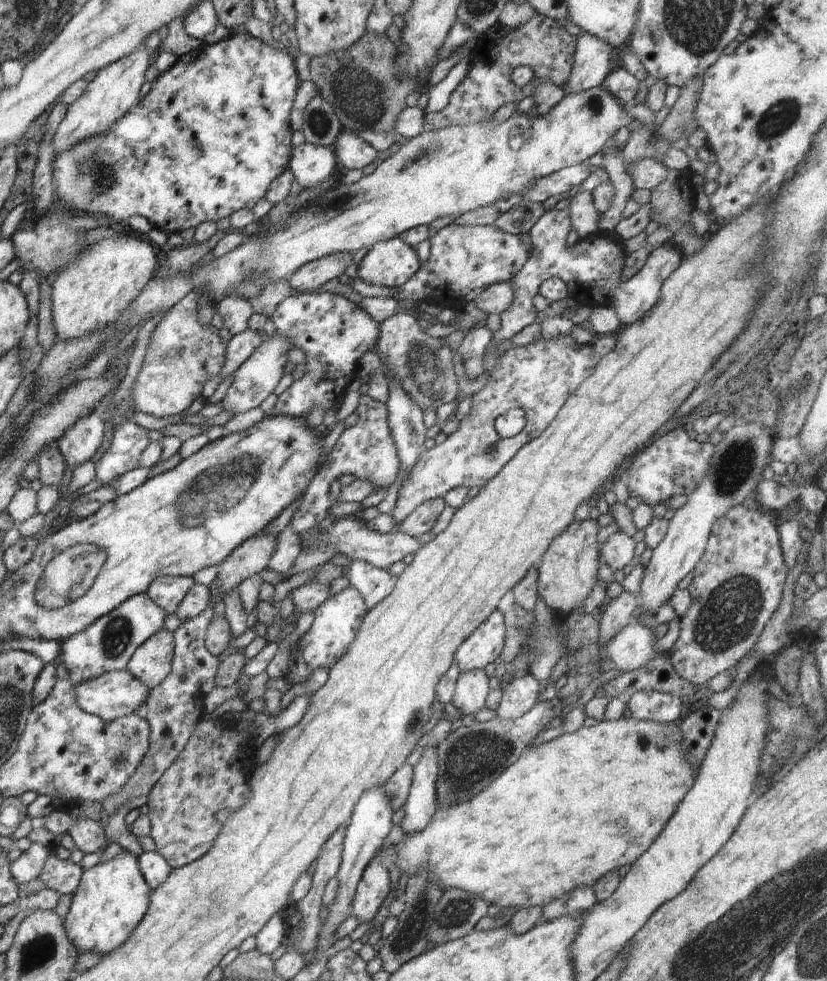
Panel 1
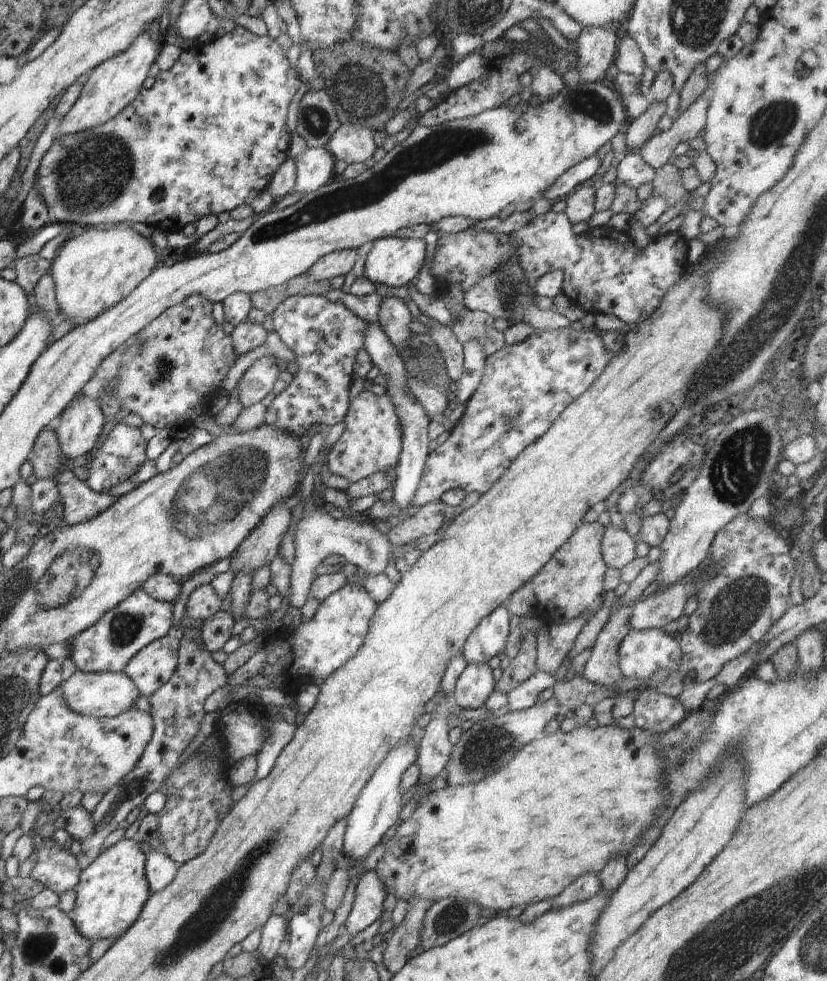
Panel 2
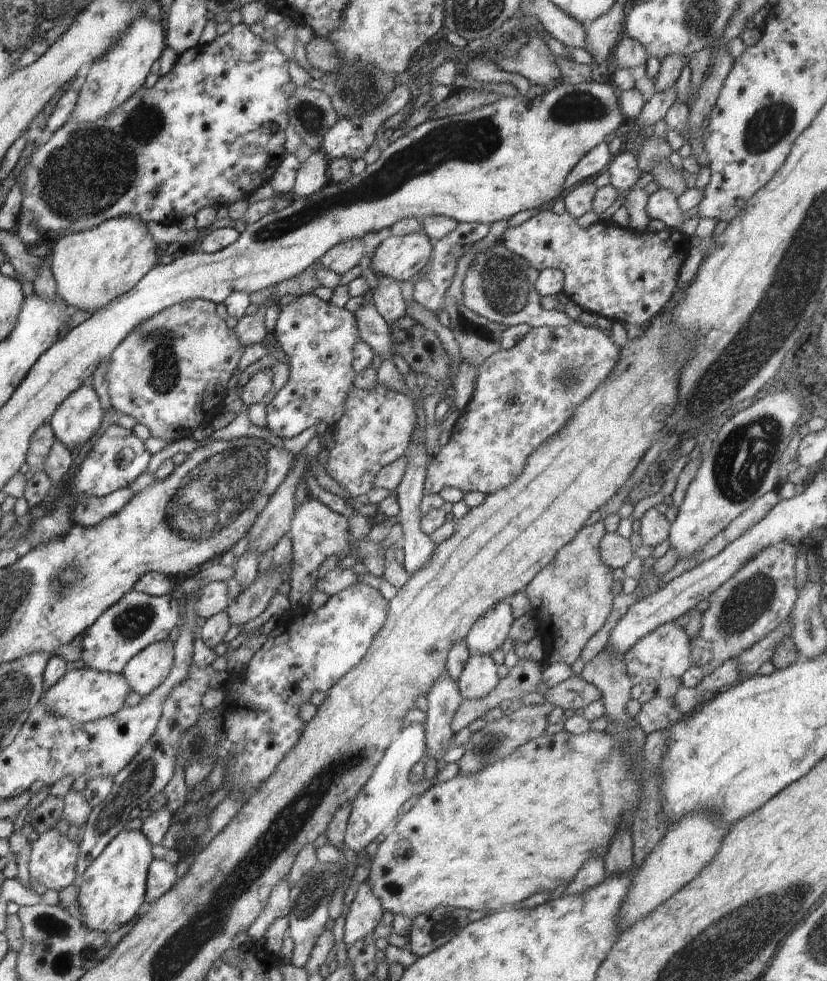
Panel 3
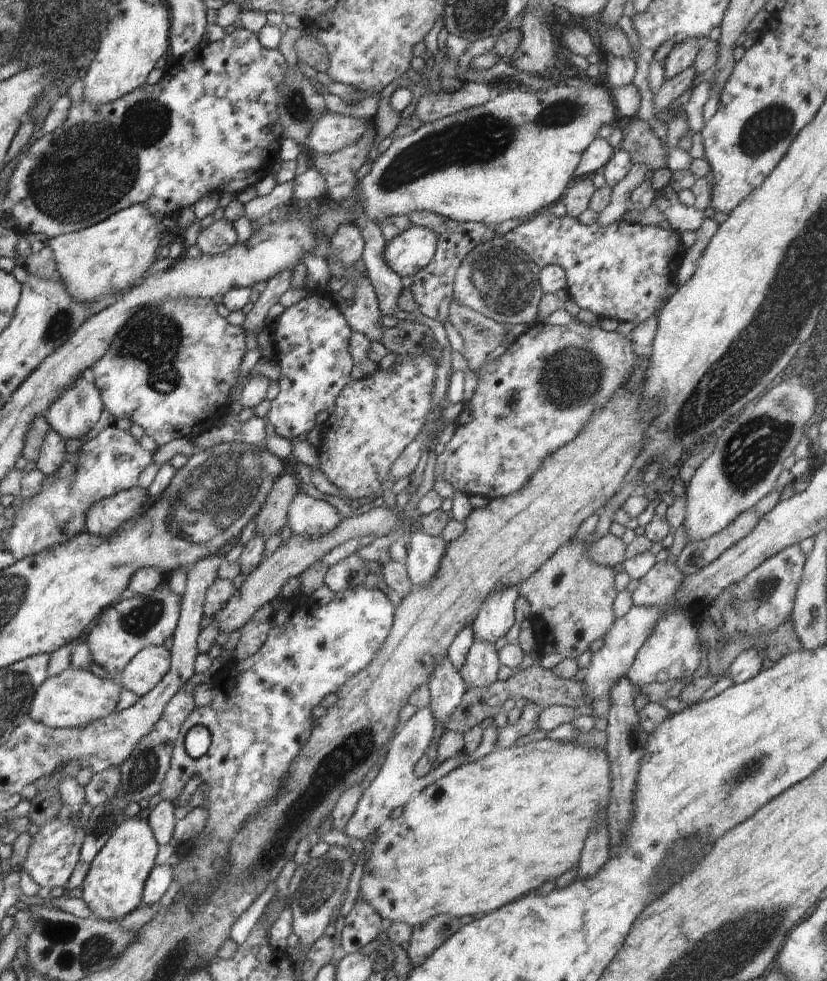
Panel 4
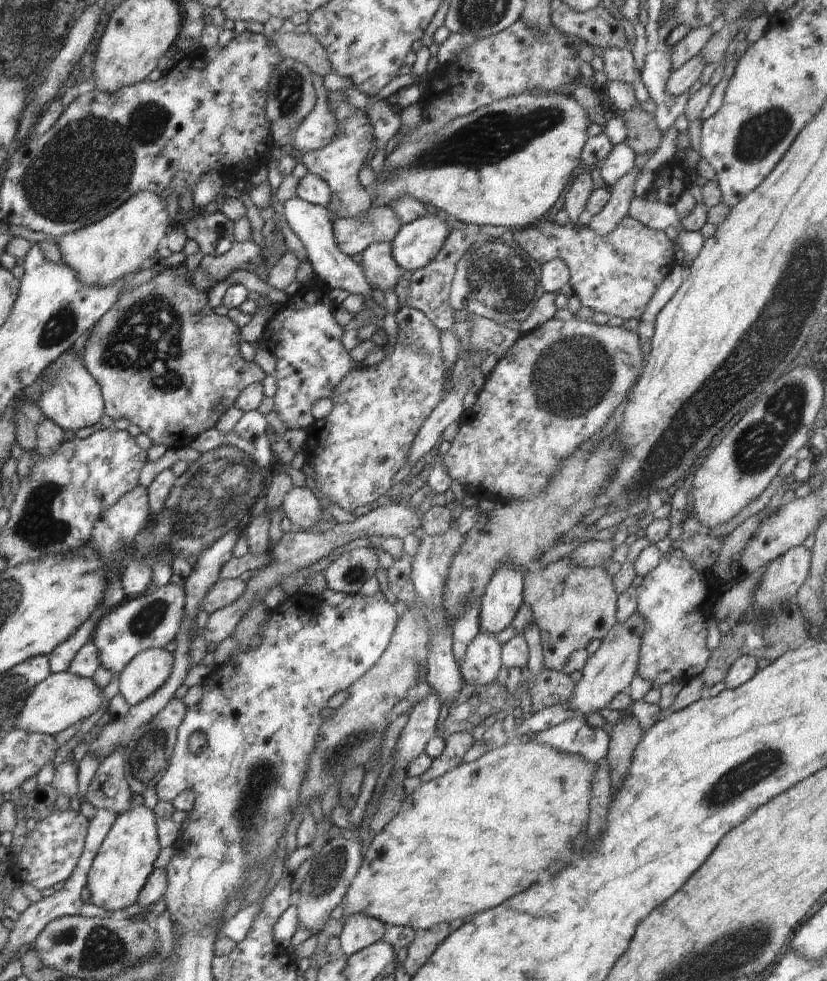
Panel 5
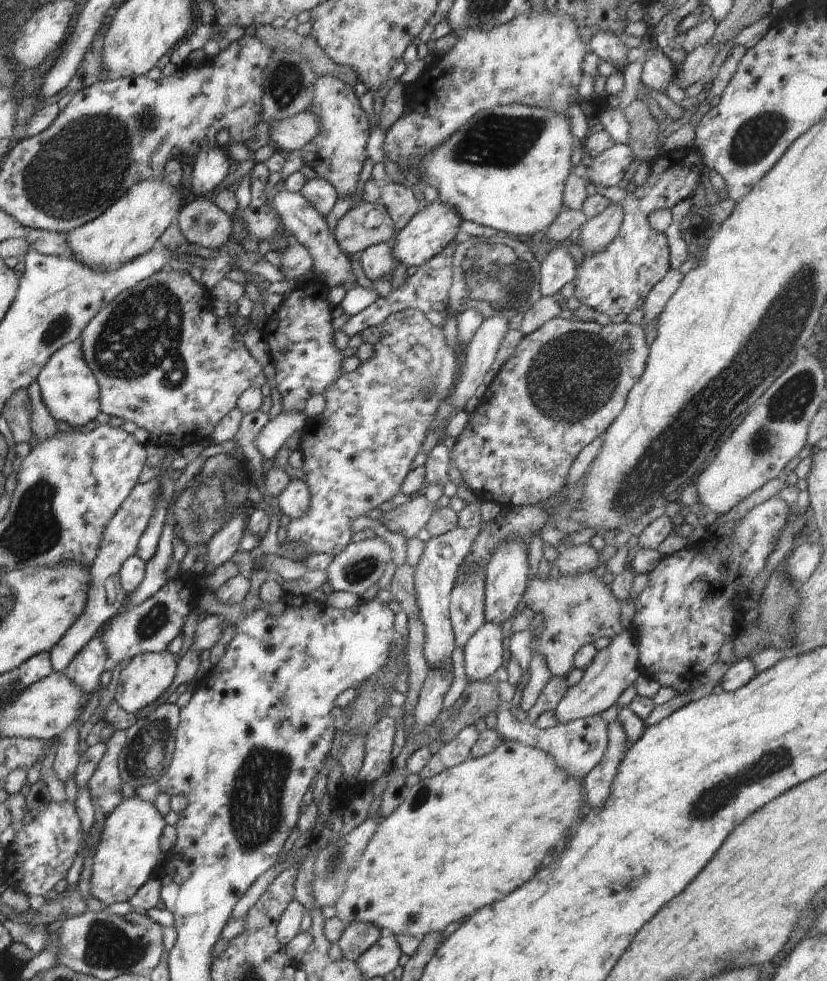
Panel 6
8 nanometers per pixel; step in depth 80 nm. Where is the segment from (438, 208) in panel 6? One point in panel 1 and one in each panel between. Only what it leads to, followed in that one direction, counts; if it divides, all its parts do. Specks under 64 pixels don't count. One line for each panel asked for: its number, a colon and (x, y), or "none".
1: (390, 264)
2: (394, 261)
3: (399, 258)
4: (410, 251)
5: (417, 243)

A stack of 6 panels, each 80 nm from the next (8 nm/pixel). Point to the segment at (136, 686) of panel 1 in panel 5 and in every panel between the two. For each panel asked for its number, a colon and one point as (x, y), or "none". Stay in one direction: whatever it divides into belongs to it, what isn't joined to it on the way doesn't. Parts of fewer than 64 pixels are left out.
2: (108, 694)
3: (82, 695)
4: (74, 698)
5: (62, 699)

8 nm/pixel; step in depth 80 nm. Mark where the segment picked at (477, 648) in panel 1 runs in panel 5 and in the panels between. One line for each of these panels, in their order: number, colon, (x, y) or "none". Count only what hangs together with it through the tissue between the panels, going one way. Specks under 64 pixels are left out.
2: (489, 638)
3: (490, 631)
4: (497, 615)
5: (499, 605)

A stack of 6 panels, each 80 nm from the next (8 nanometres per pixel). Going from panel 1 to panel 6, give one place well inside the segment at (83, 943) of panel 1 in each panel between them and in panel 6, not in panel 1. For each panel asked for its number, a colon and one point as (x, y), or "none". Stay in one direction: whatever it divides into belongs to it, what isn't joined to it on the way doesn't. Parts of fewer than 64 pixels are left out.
2: (112, 891)
3: (112, 889)
4: (113, 887)
5: (124, 861)
6: (129, 851)

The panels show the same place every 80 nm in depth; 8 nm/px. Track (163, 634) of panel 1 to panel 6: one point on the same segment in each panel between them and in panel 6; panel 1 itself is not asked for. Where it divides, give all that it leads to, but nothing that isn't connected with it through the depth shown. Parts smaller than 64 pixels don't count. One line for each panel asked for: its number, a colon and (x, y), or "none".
2: (150, 668)
3: (145, 672)
4: (148, 667)
5: (145, 673)
6: (148, 675)

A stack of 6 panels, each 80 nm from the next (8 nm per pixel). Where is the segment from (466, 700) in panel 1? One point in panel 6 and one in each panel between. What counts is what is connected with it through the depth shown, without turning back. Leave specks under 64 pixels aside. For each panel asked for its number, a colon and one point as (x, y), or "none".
2: (474, 685)
3: (479, 677)
4: (480, 669)
5: (482, 662)
6: (483, 655)

